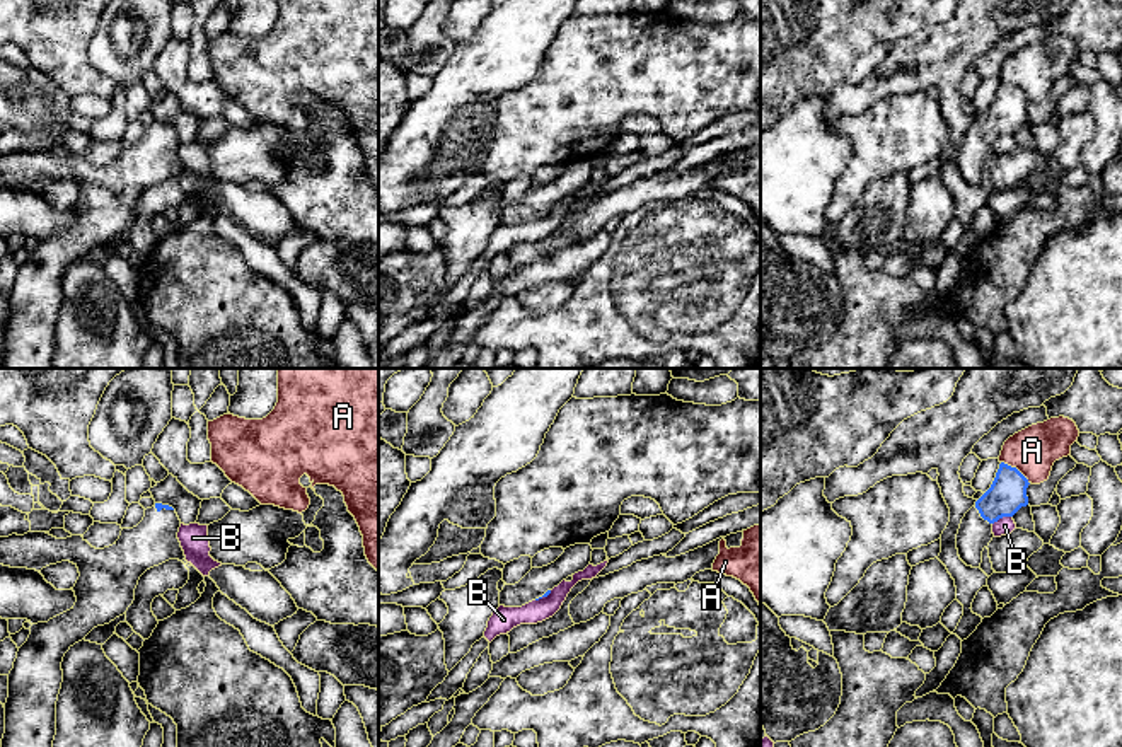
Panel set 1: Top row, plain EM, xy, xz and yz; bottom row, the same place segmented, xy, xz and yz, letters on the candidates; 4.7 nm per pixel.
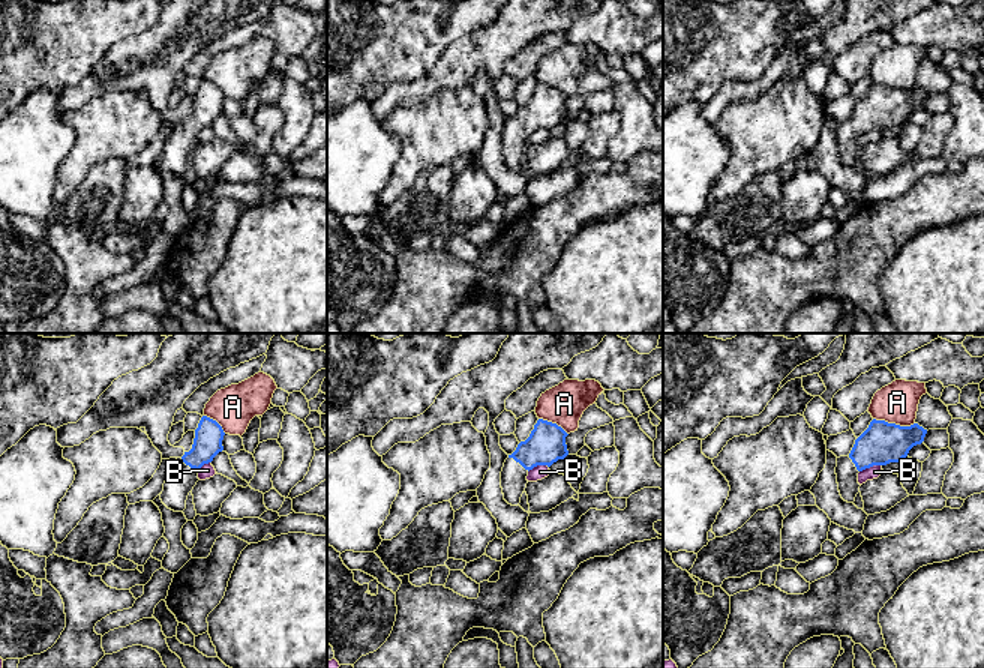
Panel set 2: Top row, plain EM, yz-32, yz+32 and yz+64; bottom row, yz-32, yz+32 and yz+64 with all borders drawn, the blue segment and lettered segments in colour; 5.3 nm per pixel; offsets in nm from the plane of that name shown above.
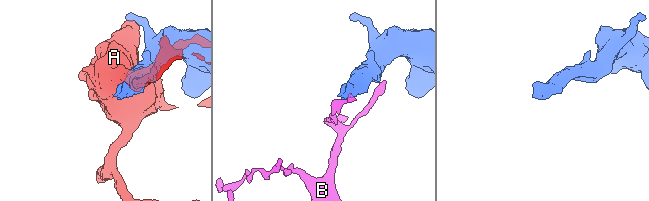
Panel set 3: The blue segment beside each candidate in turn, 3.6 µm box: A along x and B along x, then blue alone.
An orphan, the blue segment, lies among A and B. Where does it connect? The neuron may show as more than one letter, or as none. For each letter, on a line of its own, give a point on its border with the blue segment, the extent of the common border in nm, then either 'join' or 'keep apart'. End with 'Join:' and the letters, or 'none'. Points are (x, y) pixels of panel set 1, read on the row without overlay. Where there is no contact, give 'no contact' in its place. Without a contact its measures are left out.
A: contact yz (1017, 87); length 170 nm; keep apart
B: contact yz (1001, 135); length 100 nm; keep apart
Join: none

